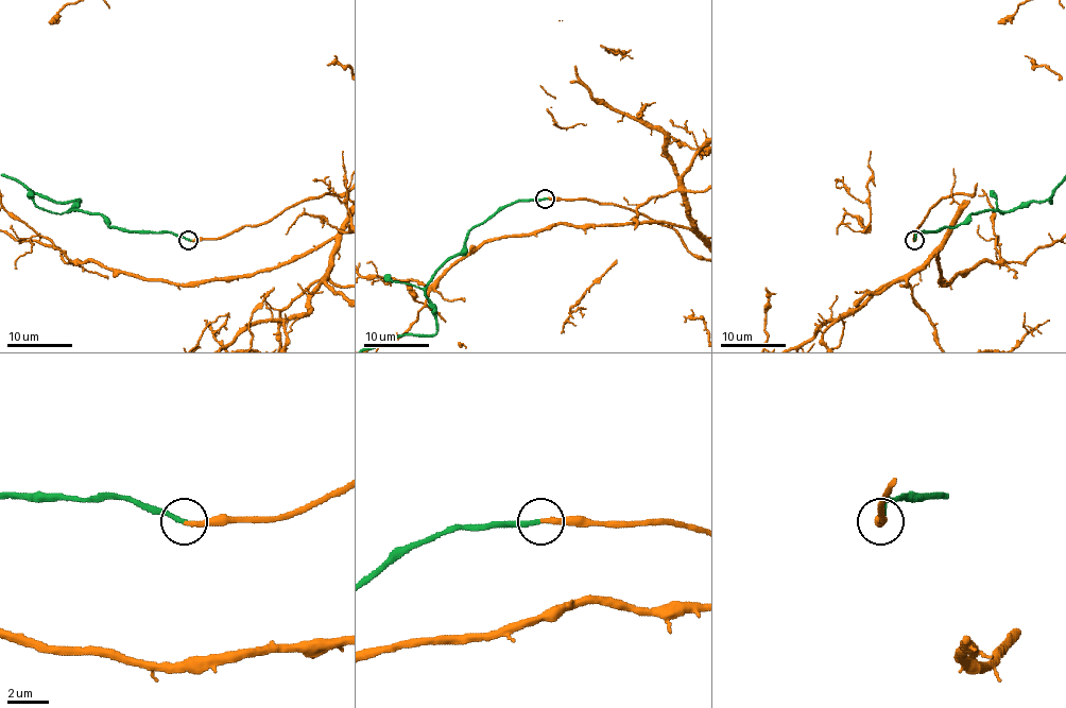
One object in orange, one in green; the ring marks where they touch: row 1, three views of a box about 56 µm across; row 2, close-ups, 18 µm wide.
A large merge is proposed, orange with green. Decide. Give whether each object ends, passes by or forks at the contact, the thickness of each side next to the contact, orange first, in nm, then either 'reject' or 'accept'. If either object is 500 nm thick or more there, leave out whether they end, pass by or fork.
orange ends there; green ends there; 260 nm thick on the orange side, 240 nm on the other; accept

